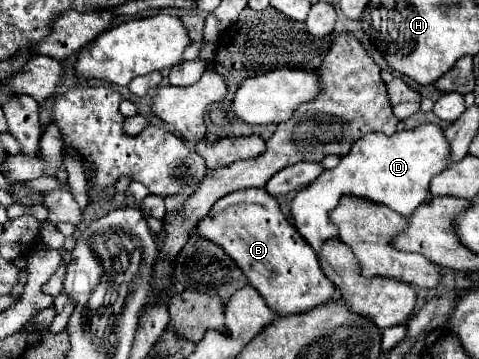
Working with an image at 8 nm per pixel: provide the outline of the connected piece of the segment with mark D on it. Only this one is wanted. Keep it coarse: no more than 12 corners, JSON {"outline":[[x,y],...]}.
{"outline":[[433,123],[367,133],[291,201],[291,225],[317,251],[329,213],[361,197],[409,217],[447,169]]}

